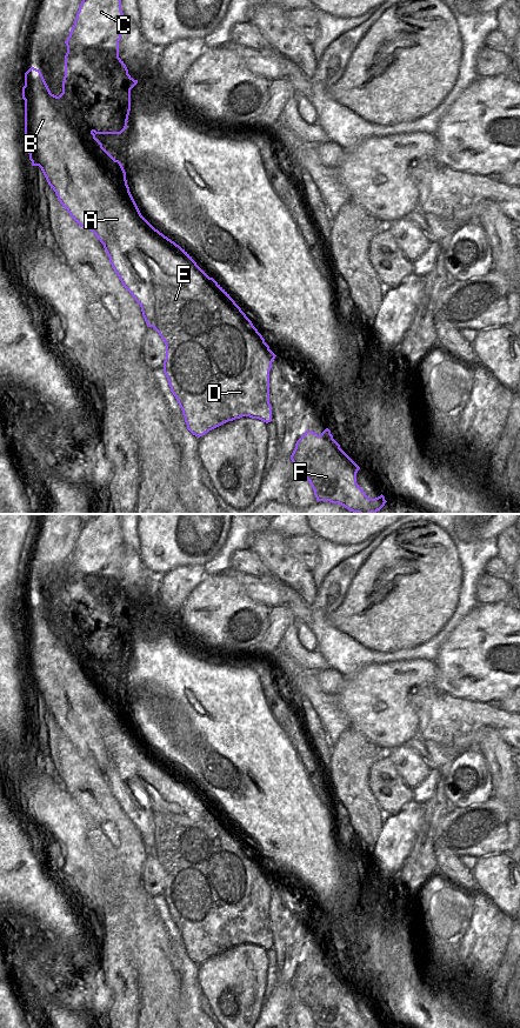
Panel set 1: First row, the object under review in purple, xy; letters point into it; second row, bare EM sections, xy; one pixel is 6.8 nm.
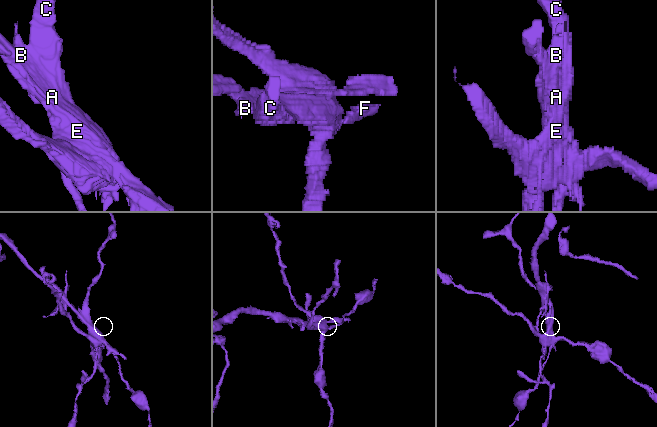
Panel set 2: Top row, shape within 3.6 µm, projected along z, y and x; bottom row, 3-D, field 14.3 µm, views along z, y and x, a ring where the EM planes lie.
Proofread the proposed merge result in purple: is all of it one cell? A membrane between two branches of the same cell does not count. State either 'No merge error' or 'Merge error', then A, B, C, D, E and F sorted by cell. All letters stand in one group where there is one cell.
Merge error. Groups: A B D E F / C

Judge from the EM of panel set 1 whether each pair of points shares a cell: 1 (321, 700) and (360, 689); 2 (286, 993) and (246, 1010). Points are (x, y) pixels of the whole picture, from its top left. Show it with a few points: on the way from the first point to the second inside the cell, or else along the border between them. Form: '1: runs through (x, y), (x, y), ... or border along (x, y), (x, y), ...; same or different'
1: border along (337, 696), (337, 703), (347, 722); different
2: border along (266, 999), (258, 1015); different

